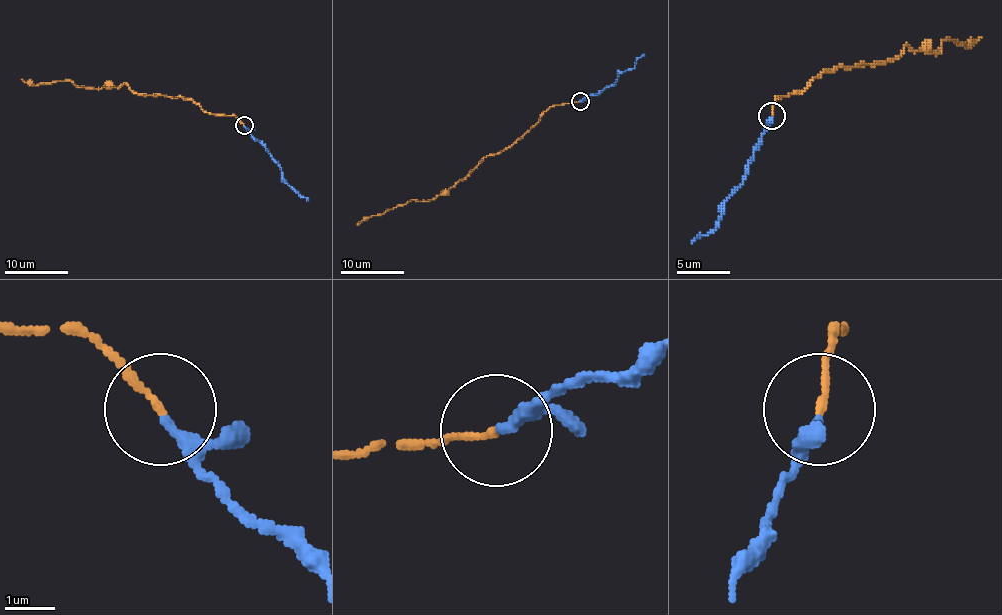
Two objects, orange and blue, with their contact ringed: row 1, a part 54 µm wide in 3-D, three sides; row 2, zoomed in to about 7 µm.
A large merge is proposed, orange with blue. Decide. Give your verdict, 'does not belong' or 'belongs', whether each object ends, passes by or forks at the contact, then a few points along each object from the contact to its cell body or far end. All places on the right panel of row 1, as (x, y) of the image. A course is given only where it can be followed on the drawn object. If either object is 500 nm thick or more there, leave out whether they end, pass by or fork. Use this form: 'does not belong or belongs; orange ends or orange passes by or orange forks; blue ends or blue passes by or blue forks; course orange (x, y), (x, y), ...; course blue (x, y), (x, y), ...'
belongs; orange ends; blue passes by; course orange (772, 115), (775, 99), (820, 72), (885, 64), (906, 45), (938, 53), (946, 40), (968, 48), (981, 37); course blue (772, 117), (745, 179), (724, 206), (719, 225), (692, 243)

